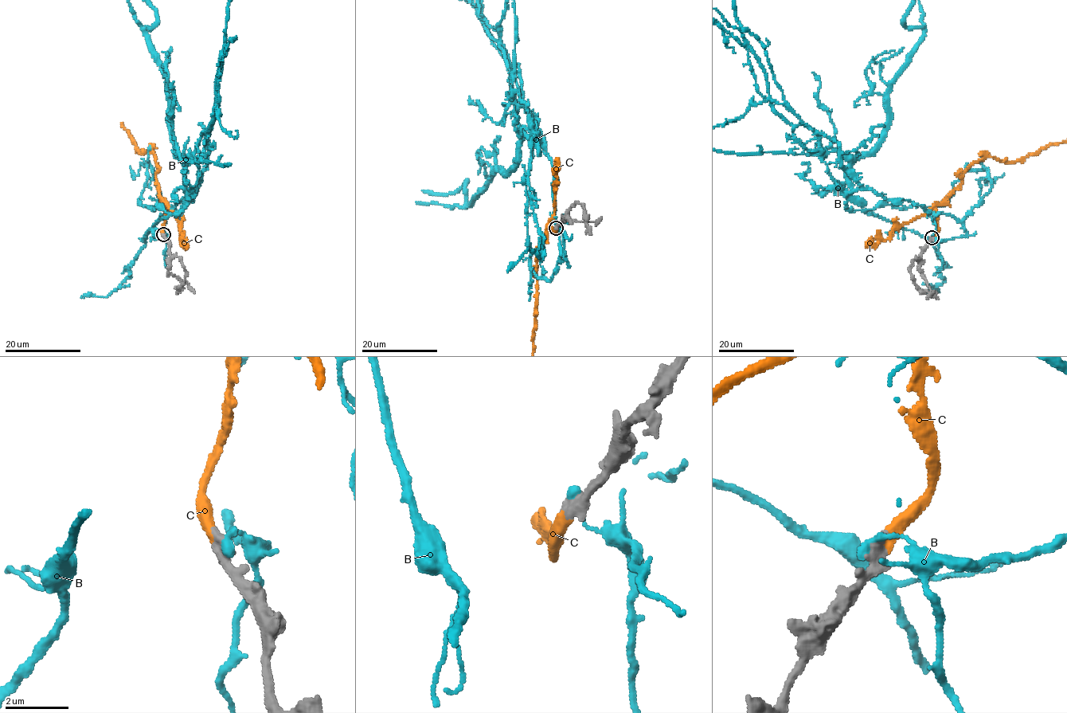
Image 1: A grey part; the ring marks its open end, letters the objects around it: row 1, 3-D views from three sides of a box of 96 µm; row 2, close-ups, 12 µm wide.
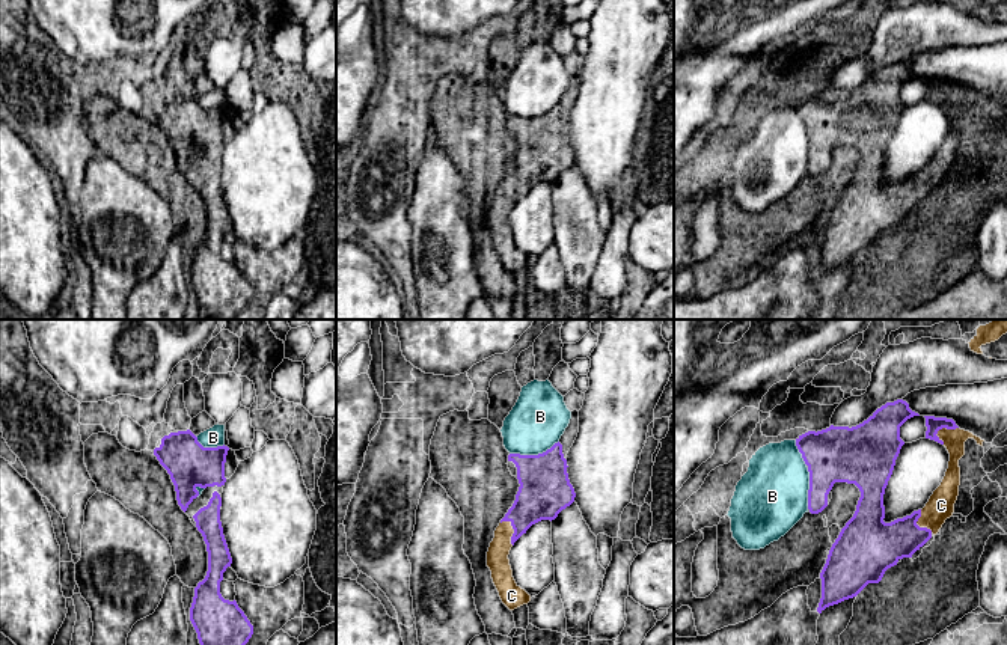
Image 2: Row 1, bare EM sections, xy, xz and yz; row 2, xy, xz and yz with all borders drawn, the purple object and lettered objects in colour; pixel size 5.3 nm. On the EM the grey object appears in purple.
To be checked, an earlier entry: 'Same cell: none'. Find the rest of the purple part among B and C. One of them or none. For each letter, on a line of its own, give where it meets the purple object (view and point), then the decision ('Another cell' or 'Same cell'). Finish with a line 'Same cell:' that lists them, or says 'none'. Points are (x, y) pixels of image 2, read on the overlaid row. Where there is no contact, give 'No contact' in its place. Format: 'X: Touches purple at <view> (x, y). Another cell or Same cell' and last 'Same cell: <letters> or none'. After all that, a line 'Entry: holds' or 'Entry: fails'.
B: Touches purple at xz (534, 455). Another cell
C: Touches purple at yz (945, 427). Same cell
Same cell: C
Entry: fails

